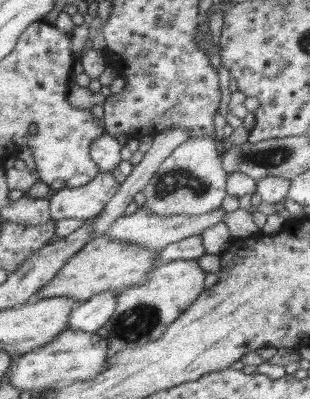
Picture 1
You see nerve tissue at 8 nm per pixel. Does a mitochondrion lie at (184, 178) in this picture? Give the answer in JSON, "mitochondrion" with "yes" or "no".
{"mitochondrion":"yes"}

